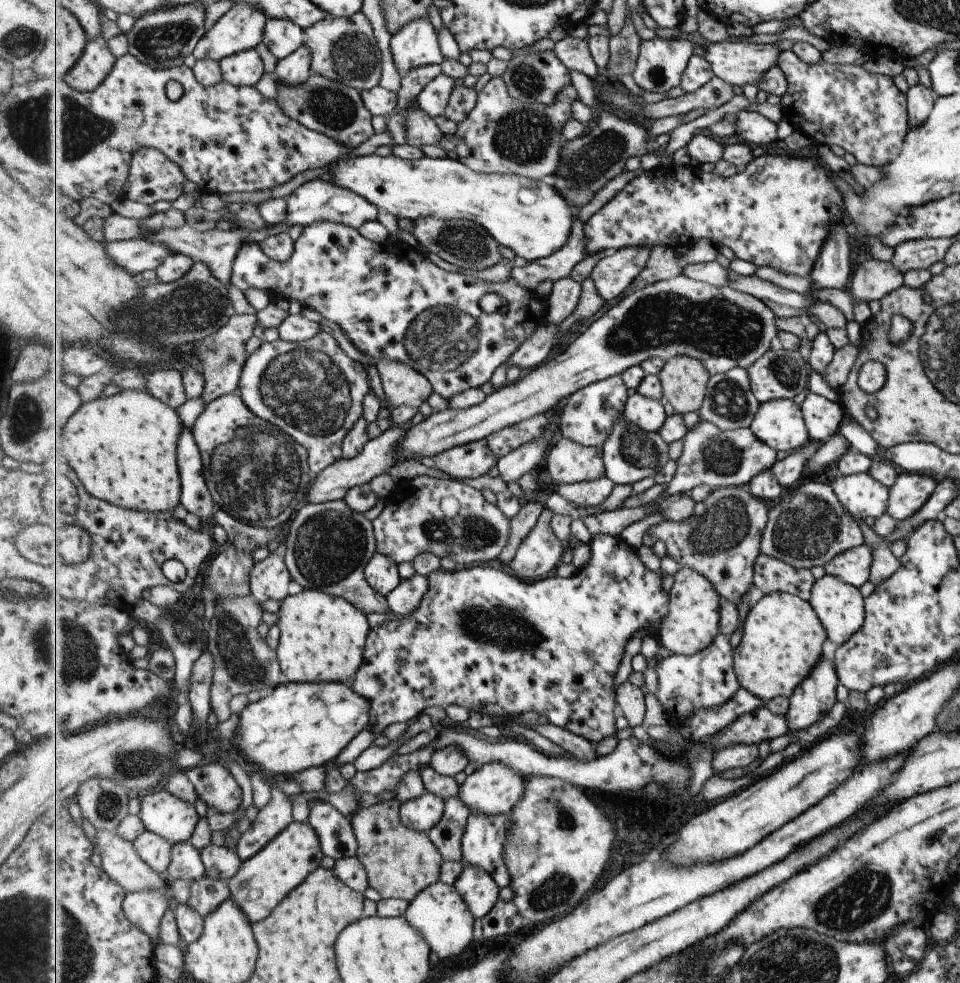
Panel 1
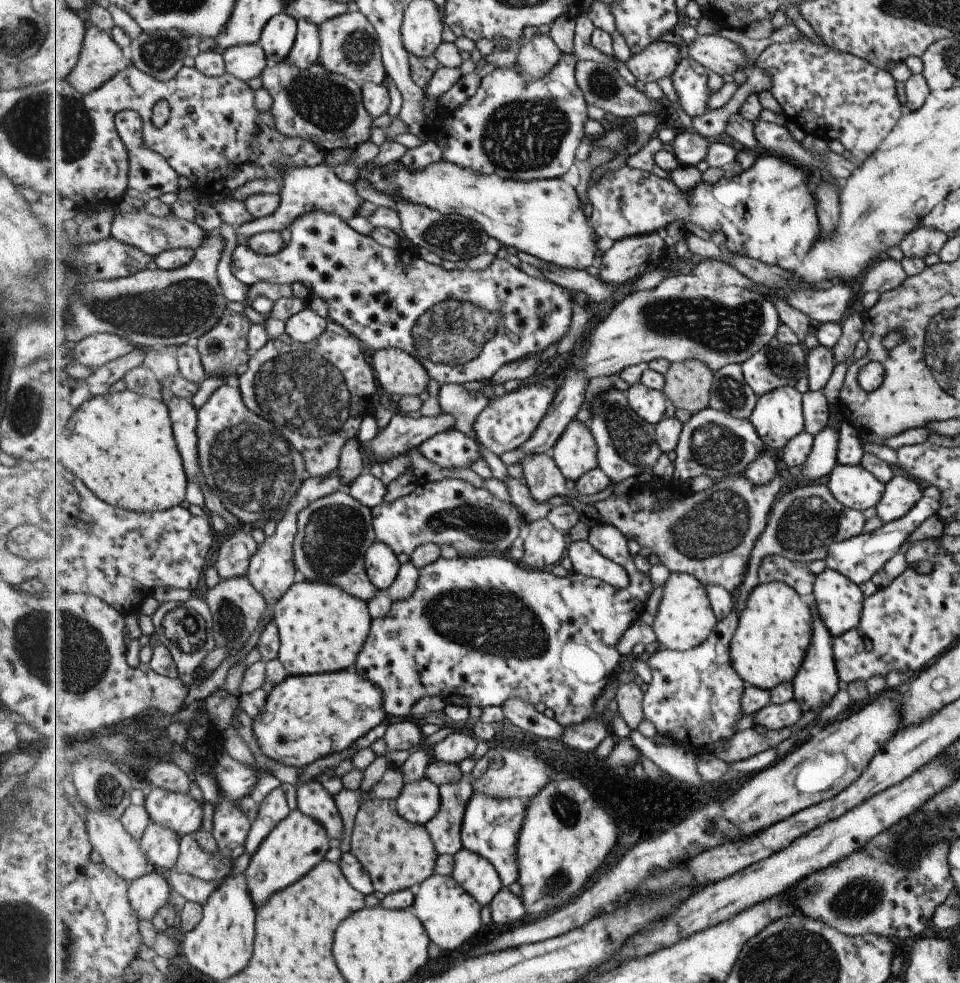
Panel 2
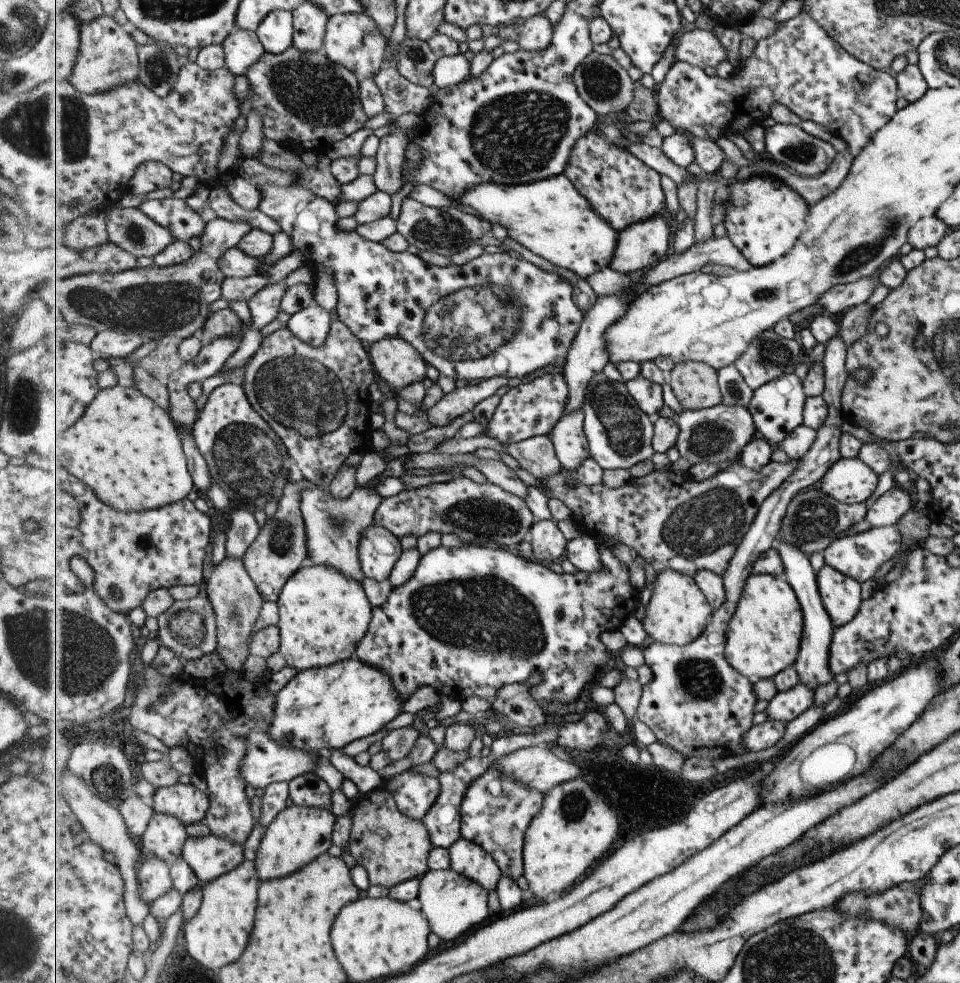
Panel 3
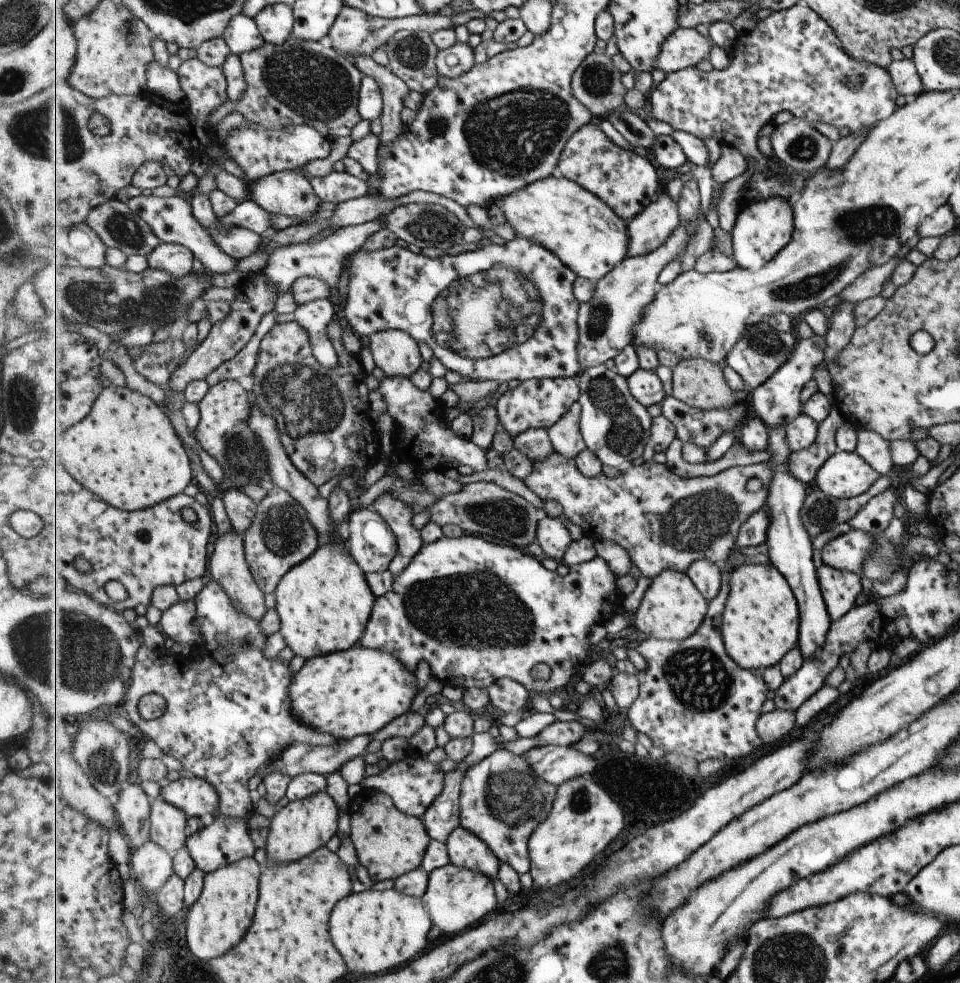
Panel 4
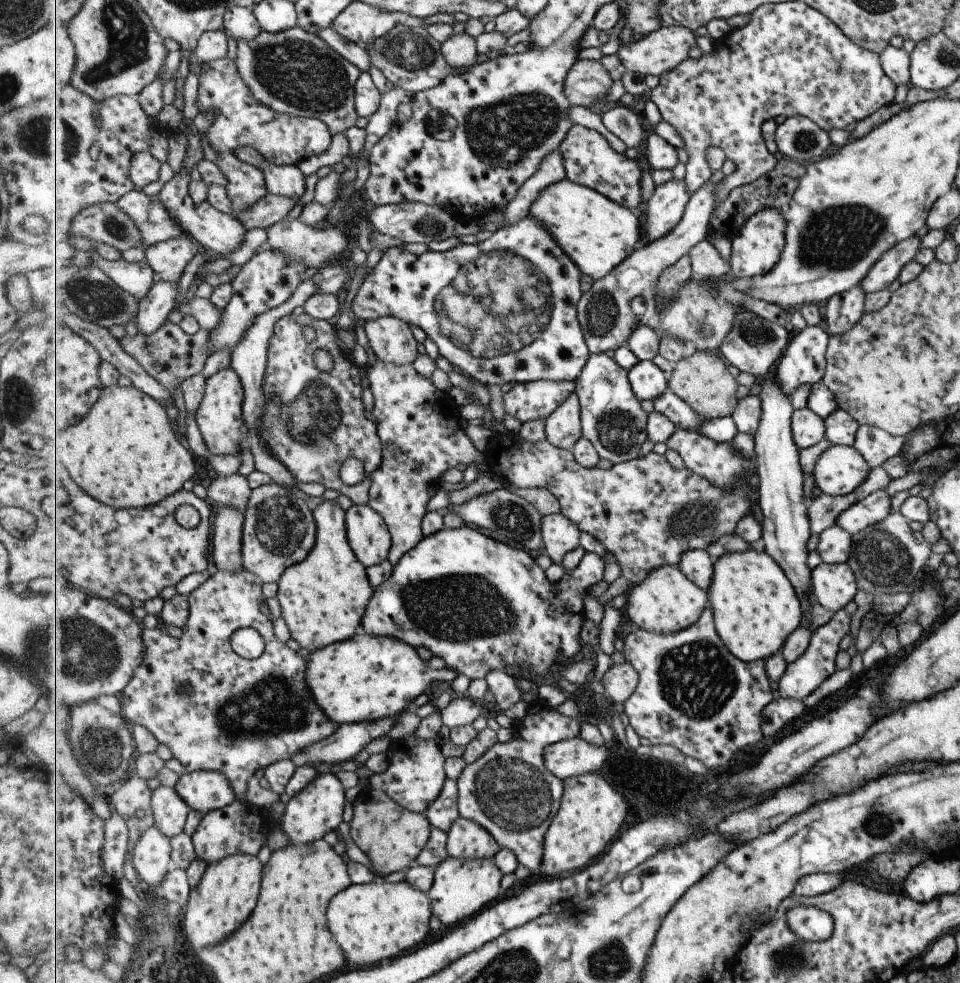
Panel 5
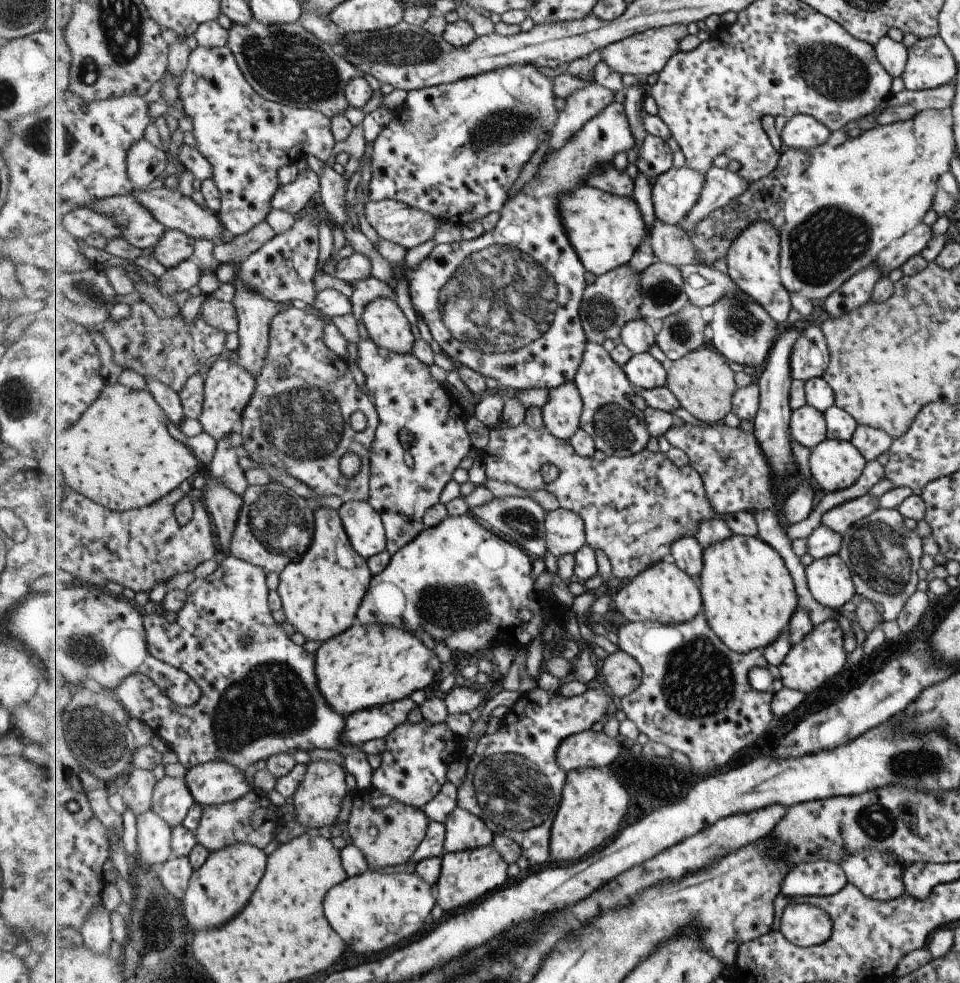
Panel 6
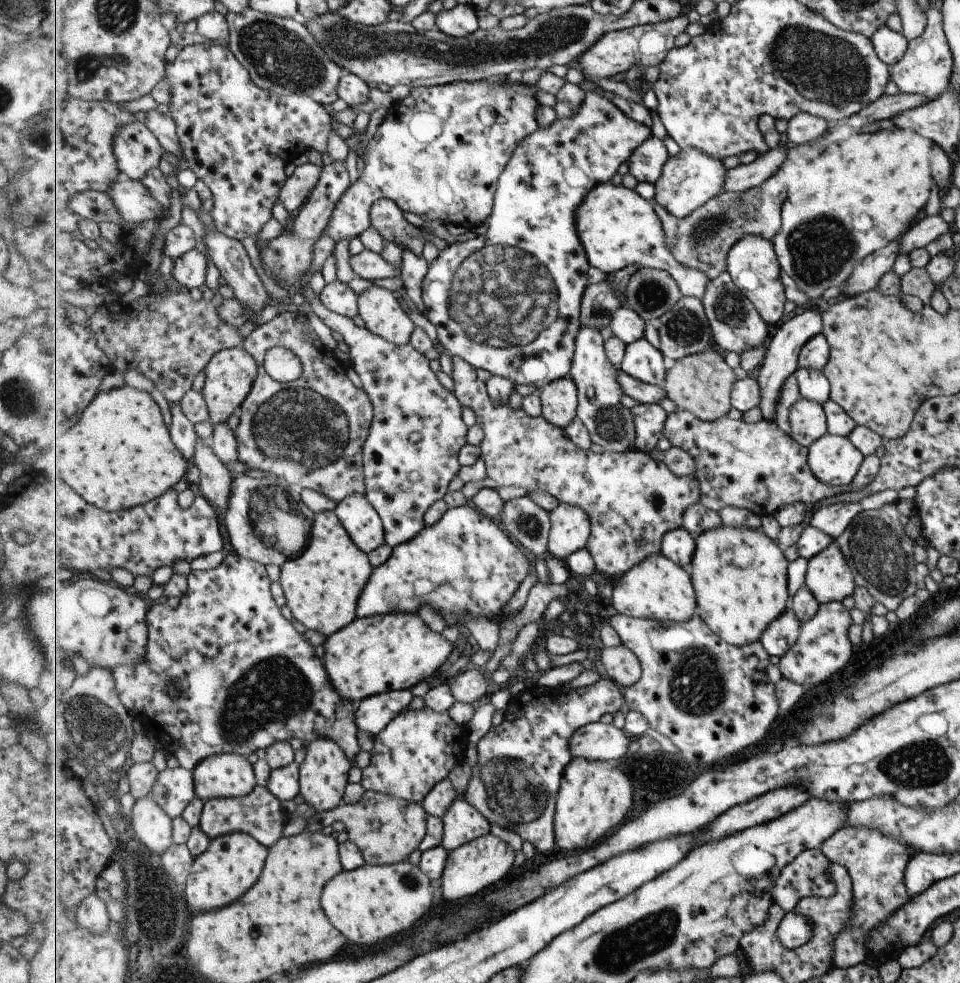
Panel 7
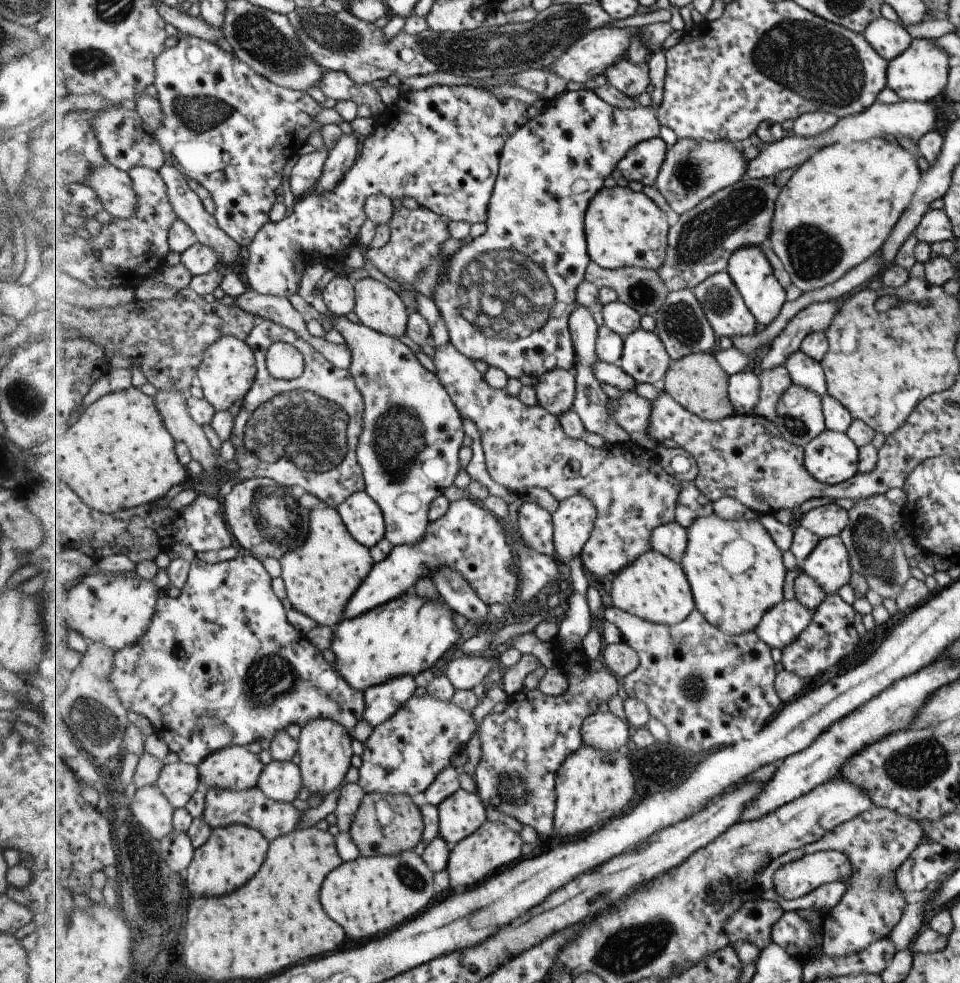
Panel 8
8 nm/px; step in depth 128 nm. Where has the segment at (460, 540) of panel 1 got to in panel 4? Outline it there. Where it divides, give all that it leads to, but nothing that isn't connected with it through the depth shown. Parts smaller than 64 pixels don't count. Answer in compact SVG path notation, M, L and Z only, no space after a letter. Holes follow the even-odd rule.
M485 481L465 484L459 492L441 495L431 506L422 508L419 512L425 510L430 514L430 521L439 526L455 524L461 526L469 535L513 544L520 549L527 548L537 541L537 528L546 514L544 510L537 510L525 498L501 488L499 484Z

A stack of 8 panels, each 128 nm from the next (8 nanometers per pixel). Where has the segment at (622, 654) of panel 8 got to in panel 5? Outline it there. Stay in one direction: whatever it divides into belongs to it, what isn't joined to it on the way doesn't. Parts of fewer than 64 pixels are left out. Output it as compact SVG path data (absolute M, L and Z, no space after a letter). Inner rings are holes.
M629 662L612 664L601 680L608 699L622 705L633 696L639 682L639 674Z

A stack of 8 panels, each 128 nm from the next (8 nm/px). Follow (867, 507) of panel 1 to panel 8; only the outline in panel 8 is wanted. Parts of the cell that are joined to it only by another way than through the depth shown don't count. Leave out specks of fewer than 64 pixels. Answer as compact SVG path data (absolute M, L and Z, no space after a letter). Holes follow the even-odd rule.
M824 429L804 450L805 465L823 484L844 483L858 471L859 449L844 432Z

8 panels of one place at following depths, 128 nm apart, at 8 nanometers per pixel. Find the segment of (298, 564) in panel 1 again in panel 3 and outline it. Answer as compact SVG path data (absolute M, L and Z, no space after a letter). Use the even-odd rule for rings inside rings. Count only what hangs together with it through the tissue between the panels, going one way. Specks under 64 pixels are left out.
M319 487L303 490L301 500L302 515L305 528L308 529L309 558L315 566L333 566L343 572L347 578L355 578L365 584L366 574L363 572L359 558L359 546L363 532L374 525L377 509L383 504L383 496L377 496L375 488L357 487L349 498L337 500L328 490Z

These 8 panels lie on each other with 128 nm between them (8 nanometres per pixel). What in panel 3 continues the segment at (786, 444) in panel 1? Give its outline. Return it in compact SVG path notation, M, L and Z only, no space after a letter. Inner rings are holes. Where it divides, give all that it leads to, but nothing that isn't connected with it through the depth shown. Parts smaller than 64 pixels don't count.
M785 374L755 390L755 396L748 406L754 416L757 433L775 447L778 447L795 428L804 424L804 406L808 396L804 391L804 380L797 374Z

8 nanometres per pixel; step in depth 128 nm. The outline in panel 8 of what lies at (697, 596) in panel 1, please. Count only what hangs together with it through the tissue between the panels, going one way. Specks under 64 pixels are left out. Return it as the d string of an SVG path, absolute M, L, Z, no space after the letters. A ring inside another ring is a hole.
M655 550L647 552L615 574L610 594L612 604L617 608L657 624L679 624L697 609L692 584L683 564Z

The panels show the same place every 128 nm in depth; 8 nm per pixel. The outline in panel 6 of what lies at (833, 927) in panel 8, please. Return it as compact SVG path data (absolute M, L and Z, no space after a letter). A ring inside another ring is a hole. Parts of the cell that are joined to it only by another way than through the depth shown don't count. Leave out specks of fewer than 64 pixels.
M865 849L849 854L839 862L849 883L863 896L873 900L893 900L904 894L902 863L893 860L887 852Z

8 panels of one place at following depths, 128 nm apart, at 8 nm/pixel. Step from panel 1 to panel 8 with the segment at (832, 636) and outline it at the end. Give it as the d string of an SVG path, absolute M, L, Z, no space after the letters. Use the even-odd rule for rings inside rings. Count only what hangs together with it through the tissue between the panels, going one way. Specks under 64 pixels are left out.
M839 535L820 538L803 569L825 594L836 594L852 578L847 550Z

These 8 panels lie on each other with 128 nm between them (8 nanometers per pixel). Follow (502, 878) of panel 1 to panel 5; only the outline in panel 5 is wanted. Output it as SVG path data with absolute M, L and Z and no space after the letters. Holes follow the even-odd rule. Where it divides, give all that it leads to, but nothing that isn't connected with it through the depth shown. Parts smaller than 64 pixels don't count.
M544 701L529 705L526 715L515 720L513 738L492 746L458 778L460 817L481 824L497 839L500 848L509 848L532 873L543 869L545 834L564 799L564 780L545 766L545 751L552 744L579 737L583 722L592 716L570 718Z

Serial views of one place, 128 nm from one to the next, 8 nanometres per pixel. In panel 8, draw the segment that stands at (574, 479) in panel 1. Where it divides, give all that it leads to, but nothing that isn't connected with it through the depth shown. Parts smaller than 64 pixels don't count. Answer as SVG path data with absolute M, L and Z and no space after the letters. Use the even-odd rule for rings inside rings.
M555 369L538 379L536 384L539 405L555 416L571 411L576 402L576 373L567 369Z

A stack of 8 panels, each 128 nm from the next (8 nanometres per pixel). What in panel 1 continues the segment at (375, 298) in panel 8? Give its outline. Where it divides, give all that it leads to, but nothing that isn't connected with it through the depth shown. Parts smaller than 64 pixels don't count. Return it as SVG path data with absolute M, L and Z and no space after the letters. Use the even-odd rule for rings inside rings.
M380 360L376 368L391 408L399 408L403 404L418 408L433 392L428 377L407 364Z

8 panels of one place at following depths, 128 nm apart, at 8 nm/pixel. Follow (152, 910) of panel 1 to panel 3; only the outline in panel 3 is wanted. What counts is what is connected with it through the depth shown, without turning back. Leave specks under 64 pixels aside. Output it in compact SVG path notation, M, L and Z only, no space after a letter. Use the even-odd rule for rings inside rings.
M145 854L145 860L138 866L139 898L152 905L155 900L174 889L171 865L163 858Z

